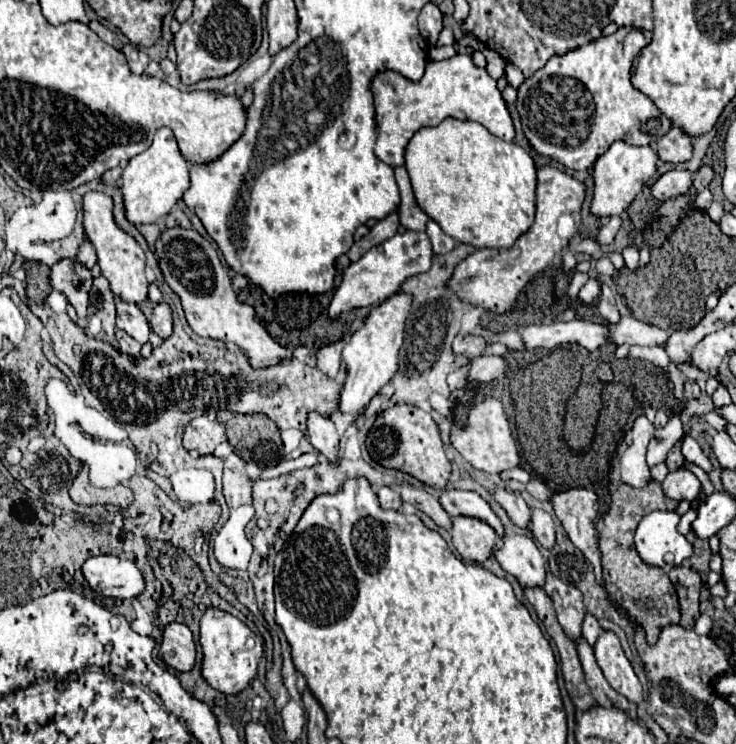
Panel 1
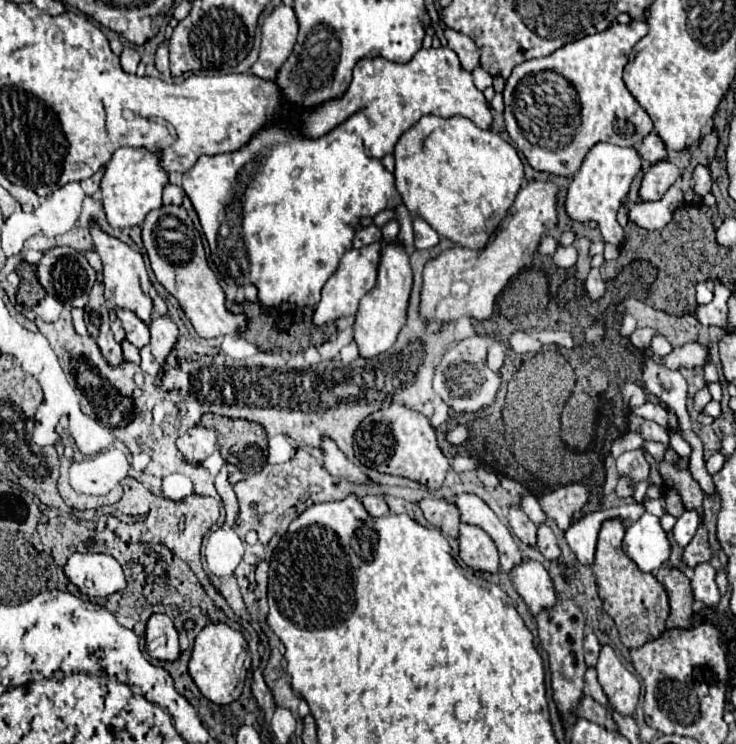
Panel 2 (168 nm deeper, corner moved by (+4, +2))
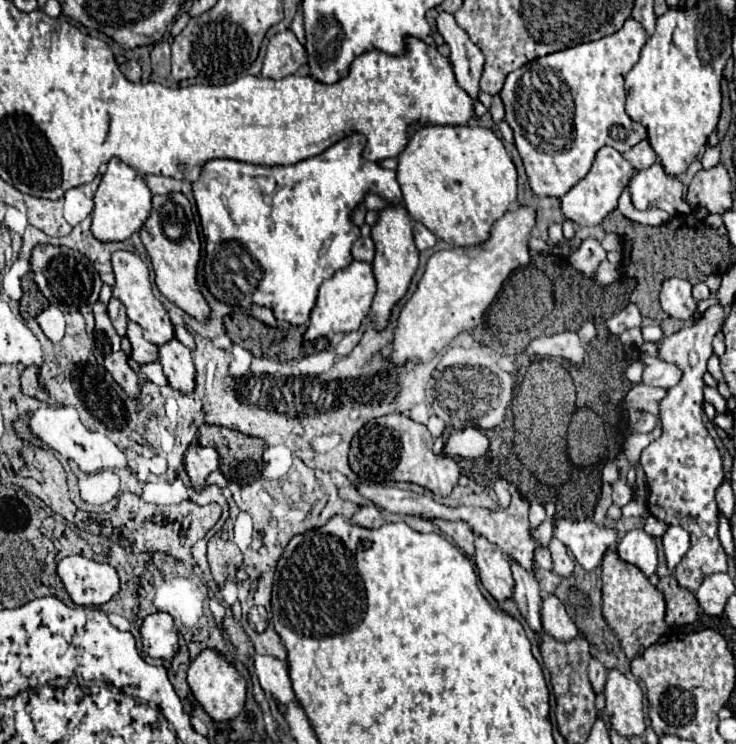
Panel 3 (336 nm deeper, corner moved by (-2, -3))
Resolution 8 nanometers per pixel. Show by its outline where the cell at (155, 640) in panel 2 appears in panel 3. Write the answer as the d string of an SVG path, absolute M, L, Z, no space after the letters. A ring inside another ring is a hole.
M153 613L145 617L141 625L143 651L149 657L173 659L179 651L179 637L173 627L173 617L169 613Z

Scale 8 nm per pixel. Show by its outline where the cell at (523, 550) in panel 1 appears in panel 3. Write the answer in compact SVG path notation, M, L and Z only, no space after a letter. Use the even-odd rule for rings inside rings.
M547 595L541 601L541 623L543 631L559 641L569 641L579 633L575 623L569 619L565 607L561 611L561 601L555 595Z

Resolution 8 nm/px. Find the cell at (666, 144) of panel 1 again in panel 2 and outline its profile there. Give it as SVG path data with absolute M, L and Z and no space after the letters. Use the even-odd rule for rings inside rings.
M651 132L651 134L647 134L647 136L643 138L641 148L639 148L639 156L641 156L643 164L645 164L645 162L655 164L655 162L667 158L667 150L665 150L661 138L659 138L655 132Z

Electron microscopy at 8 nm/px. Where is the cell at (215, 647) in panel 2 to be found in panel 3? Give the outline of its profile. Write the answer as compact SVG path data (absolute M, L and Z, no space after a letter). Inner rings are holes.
M205 649L197 655L197 659L191 661L187 671L187 683L195 695L195 699L201 703L201 707L215 719L215 721L229 721L239 715L239 711L245 705L245 691L247 681L245 677L219 653L217 649Z

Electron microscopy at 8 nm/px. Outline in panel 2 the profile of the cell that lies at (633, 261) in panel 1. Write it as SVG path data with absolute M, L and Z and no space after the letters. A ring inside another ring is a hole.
M605 142L595 144L587 152L581 164L581 170L571 178L571 184L567 188L567 198L565 198L565 212L569 214L571 220L577 220L577 222L595 220L599 224L599 230L605 242L621 246L625 242L625 232L619 226L615 216L623 198L629 192L631 180L635 178L639 170L641 170L641 162L635 148L621 148L621 146L605 144Z

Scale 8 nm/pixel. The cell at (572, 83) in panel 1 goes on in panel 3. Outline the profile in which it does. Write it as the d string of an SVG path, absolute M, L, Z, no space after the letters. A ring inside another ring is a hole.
M627 19L625 25L599 41L581 43L545 57L527 63L525 67L507 75L505 85L501 89L501 99L505 103L505 119L515 135L517 151L525 163L525 171L529 175L529 185L539 197L563 197L575 183L579 183L591 169L595 153L603 147L615 147L625 153L635 147L639 141L647 139L645 127L633 121L625 111L625 75L639 61L639 51L645 45L647 35L645 29Z

